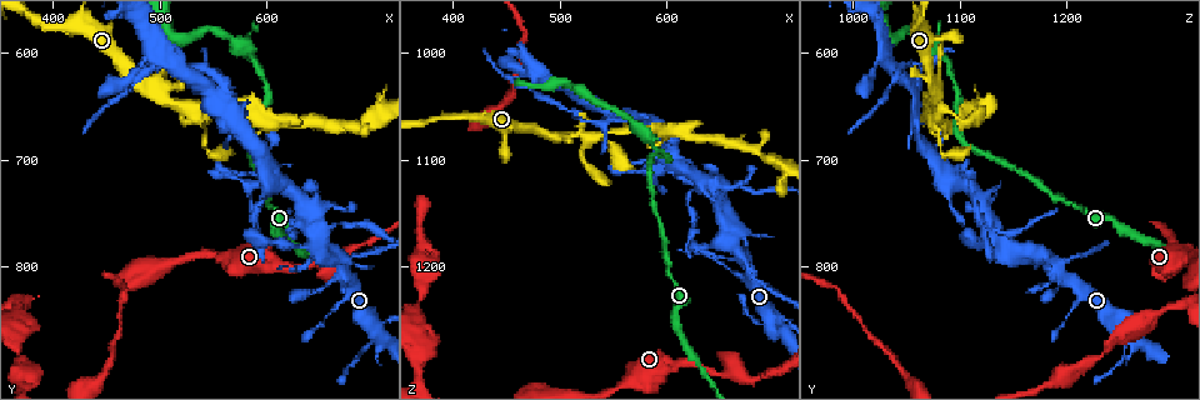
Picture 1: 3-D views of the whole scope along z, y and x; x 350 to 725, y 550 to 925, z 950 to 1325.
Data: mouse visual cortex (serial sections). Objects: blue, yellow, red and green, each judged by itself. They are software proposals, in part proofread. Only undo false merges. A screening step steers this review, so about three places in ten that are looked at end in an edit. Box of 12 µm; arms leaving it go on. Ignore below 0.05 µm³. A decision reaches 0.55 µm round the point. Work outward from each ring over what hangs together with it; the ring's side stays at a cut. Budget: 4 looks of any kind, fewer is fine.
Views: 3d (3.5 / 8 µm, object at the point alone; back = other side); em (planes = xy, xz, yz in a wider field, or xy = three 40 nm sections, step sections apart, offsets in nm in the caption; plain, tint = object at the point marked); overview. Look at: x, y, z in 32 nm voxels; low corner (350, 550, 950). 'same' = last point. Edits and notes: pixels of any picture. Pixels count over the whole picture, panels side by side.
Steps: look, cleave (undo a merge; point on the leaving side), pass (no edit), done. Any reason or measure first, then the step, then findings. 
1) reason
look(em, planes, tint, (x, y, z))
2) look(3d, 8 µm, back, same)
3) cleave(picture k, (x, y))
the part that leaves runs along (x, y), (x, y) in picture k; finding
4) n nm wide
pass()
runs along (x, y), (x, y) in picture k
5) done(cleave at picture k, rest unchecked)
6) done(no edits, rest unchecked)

four arms meet
look(3d, 3.5 µm, (674, 806, 1196))

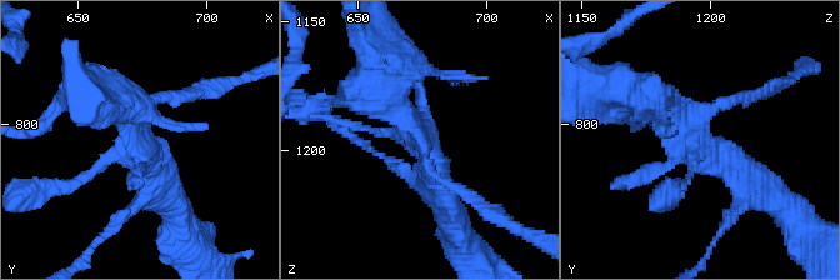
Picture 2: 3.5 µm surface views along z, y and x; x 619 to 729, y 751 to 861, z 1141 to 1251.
shape alone is not enough
look(em, xy, step 3, tint, (672, 808, 1195))

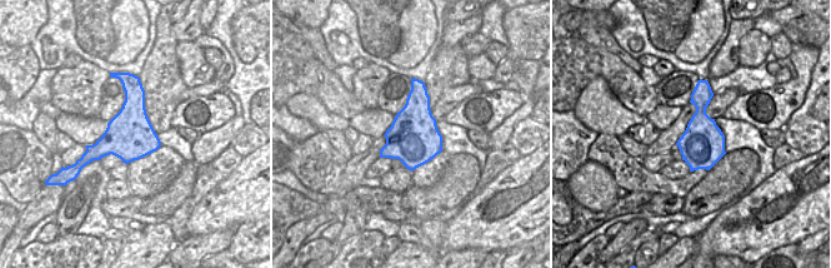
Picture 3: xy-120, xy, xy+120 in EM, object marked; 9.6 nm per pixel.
pass()
runs along (756, 181), (705, 154), (644, 96) in picture 2; one cell here

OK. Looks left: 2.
abrupt turn
look(3d, 8 µm, (644, 764, 1128))

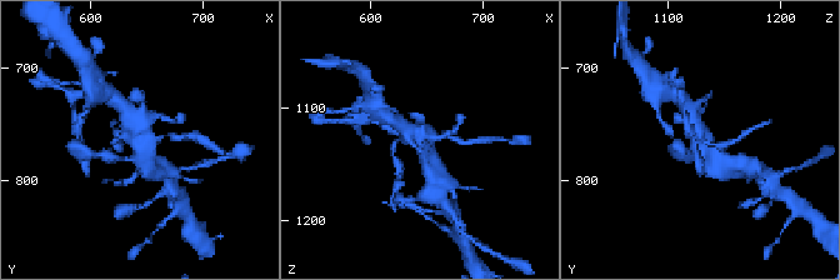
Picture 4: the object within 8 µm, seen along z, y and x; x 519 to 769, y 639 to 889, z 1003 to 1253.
now the EM
look(em, xy, step 3, tint, (642, 762, 1128))

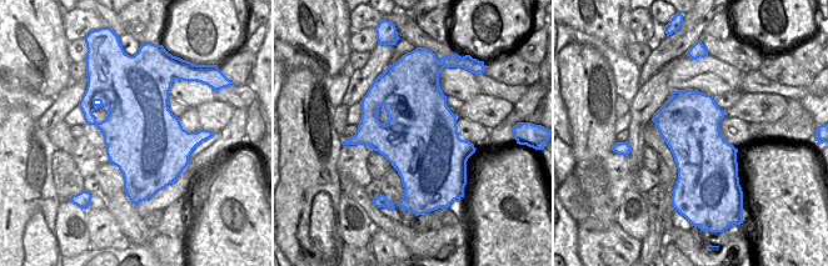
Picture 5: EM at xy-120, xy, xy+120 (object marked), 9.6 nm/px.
pass()
runs along (723, 169), (704, 156), (690, 115) in picture 4; continuous, no second cell

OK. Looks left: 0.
done(no edits, rest unchecked)

